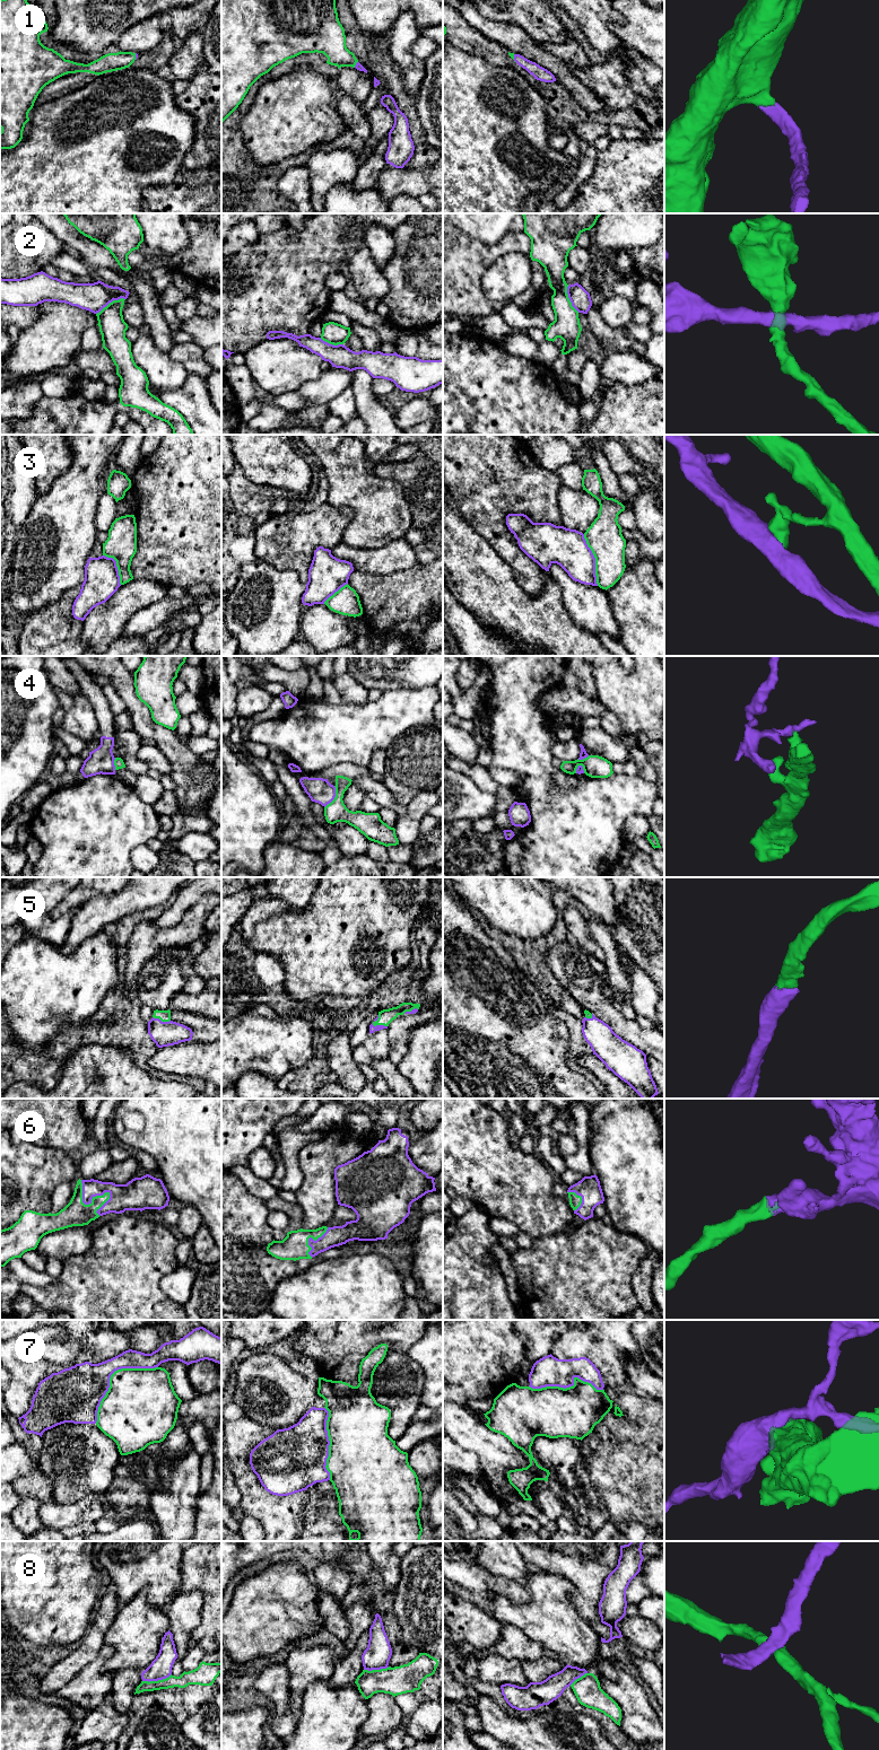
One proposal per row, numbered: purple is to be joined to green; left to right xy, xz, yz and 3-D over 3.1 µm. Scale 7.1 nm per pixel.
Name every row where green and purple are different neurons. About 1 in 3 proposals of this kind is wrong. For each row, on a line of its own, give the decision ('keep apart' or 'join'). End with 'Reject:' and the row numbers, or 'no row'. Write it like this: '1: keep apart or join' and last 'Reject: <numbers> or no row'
1: join
2: keep apart
3: keep apart
4: keep apart
5: join
6: join
7: keep apart
8: keep apart
Reject: 2, 3, 4, 7, 8

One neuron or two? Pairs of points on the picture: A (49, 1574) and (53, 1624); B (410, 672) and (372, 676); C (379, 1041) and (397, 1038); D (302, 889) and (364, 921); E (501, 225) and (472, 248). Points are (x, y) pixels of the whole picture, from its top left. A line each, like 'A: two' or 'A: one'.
A: one
B: one
C: two
D: two
E: two

